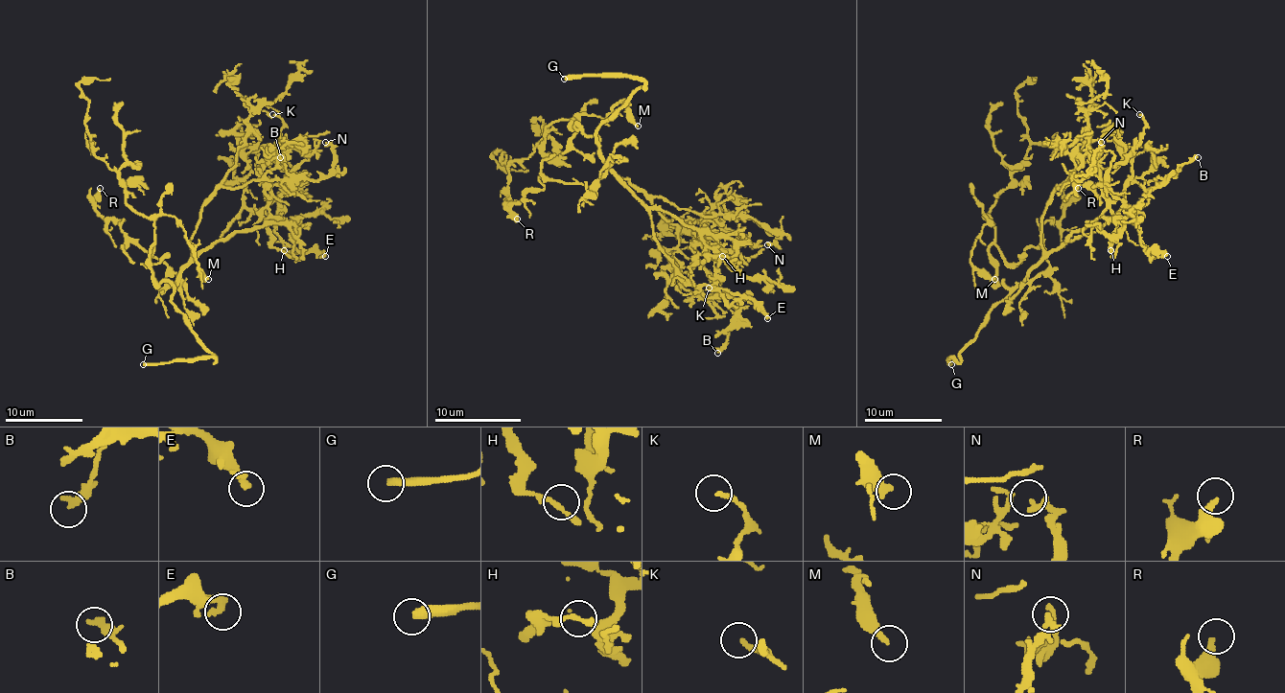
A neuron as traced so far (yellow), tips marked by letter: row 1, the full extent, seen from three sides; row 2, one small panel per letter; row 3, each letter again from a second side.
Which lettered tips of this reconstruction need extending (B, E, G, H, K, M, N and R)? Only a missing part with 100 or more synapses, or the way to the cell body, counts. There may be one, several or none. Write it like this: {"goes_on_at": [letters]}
{"goes_on_at": ["G"]}

